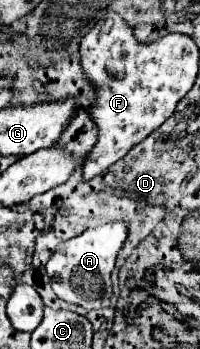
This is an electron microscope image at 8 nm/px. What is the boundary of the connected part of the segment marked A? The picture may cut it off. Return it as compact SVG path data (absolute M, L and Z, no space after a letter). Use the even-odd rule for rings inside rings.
M114 221L114 223L104 223L94 229L86 229L78 237L72 237L64 243L58 245L50 261L46 263L46 273L52 281L54 293L70 303L76 303L84 309L100 309L106 307L112 295L112 283L110 275L114 269L116 255L126 241L128 235L128 225L126 221Z

